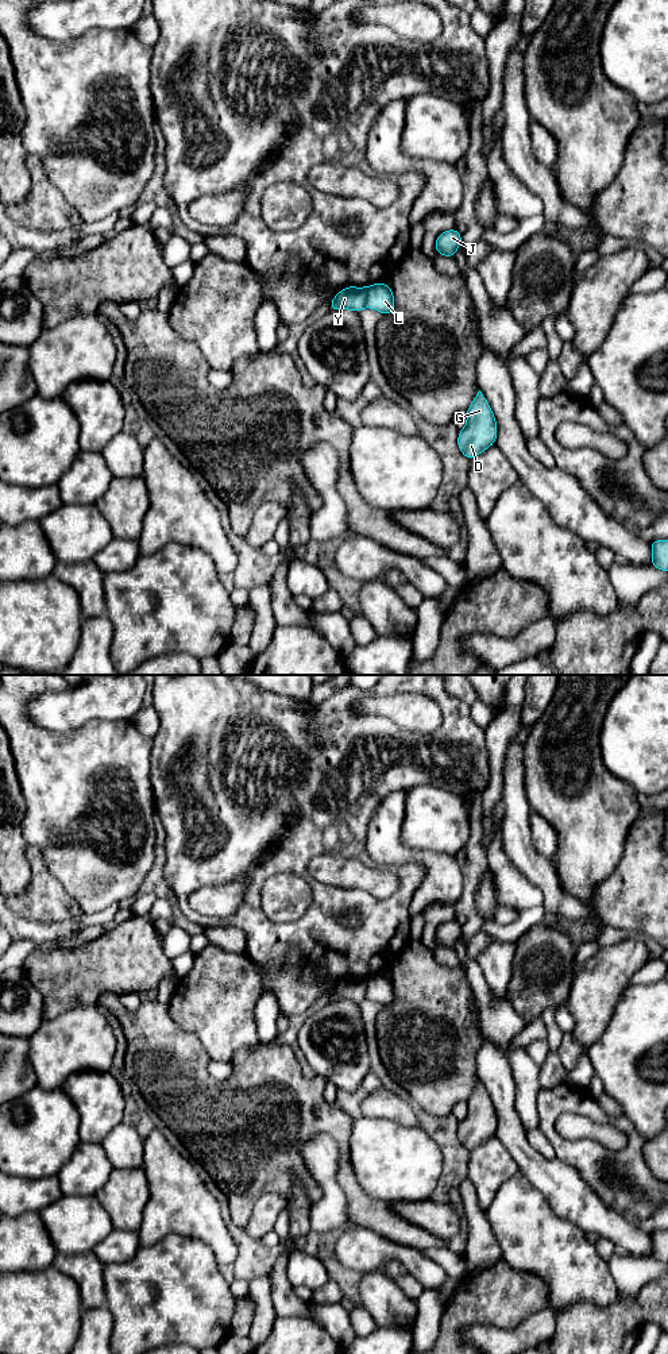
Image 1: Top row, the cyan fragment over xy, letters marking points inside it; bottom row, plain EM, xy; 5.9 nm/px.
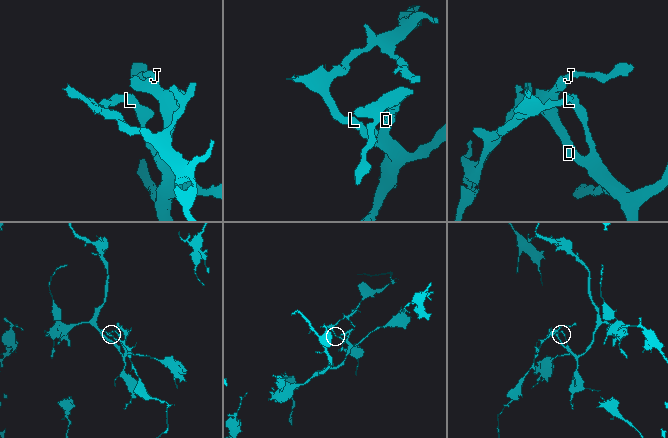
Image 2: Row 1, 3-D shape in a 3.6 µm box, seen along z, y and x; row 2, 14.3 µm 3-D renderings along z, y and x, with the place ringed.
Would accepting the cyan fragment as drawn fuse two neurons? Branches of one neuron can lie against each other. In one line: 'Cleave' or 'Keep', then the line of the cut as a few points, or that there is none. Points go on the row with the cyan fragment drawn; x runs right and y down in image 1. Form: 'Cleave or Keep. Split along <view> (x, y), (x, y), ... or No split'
Cleave. Split along xy (365, 288), (366, 305)

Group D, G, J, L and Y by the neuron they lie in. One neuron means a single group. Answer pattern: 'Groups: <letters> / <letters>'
Groups: D G J L / Y

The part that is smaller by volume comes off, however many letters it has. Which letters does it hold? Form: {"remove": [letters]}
{"remove": ["Y"]}

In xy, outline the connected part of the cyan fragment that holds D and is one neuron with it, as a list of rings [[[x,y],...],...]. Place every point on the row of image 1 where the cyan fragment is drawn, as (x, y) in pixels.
[[[479,390],[467,409],[467,424],[459,432],[457,445],[467,459],[472,459],[495,443],[498,431],[494,413]]]

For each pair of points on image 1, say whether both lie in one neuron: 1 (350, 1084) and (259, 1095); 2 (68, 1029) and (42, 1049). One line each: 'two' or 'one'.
1: two
2: one

